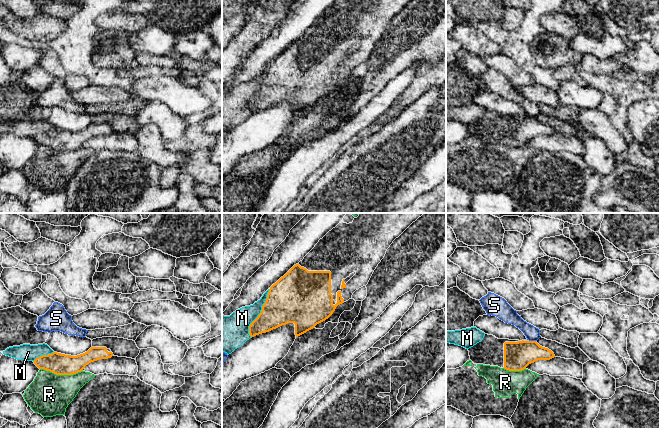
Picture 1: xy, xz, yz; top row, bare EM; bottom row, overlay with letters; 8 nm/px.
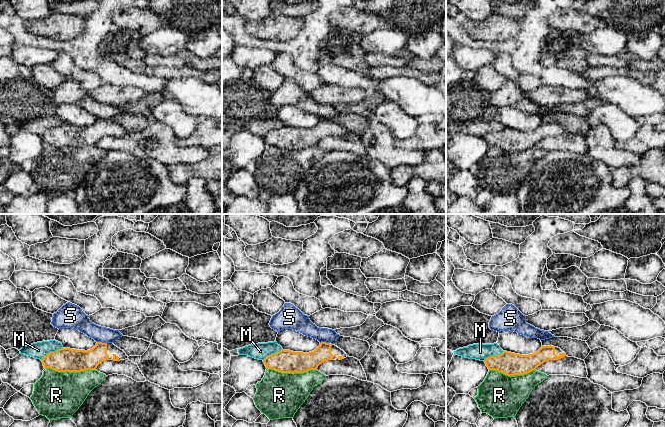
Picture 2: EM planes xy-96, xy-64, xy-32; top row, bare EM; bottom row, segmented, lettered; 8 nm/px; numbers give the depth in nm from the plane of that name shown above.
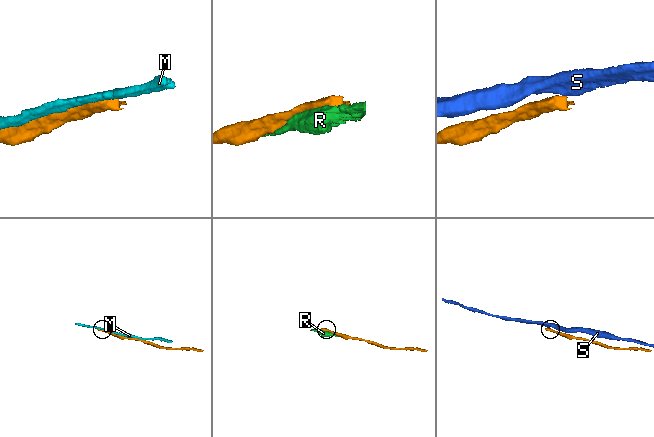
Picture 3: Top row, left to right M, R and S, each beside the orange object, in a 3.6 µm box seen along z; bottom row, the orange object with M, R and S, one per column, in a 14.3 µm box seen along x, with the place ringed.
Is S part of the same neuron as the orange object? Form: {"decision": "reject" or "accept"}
{"decision": "reject"}

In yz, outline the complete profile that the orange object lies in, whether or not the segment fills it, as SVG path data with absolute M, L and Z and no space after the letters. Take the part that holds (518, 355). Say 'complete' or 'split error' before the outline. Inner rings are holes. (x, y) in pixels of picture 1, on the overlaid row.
split error; M488 334L468 351L474 364L498 366L509 371L522 371L535 361L555 357L551 350L536 341L498 339Z

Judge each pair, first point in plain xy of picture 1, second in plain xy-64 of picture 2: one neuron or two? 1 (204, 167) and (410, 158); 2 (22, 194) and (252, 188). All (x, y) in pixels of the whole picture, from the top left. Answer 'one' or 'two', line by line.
1: two
2: one

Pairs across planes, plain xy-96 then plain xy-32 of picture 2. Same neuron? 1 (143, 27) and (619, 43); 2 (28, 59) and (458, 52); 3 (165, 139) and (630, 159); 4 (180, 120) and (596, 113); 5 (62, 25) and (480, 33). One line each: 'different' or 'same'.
1: different
2: same
3: same
4: same
5: same

